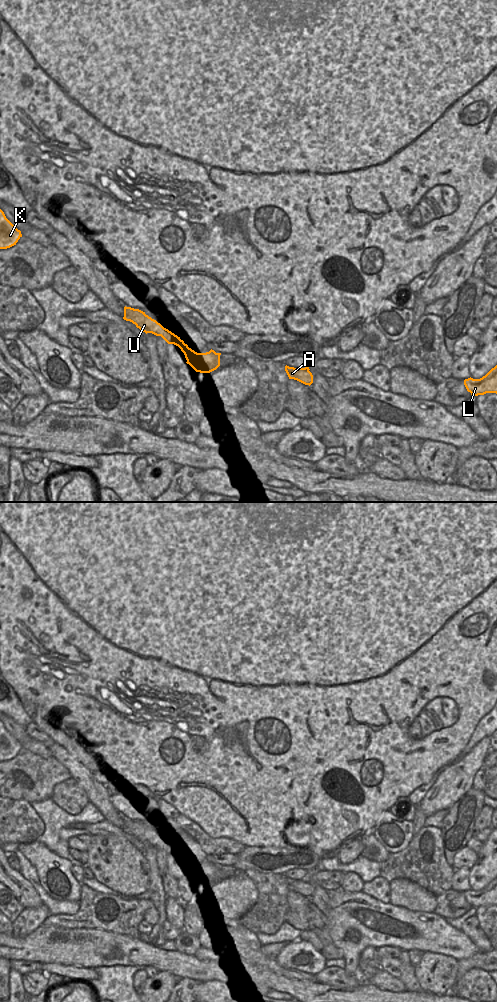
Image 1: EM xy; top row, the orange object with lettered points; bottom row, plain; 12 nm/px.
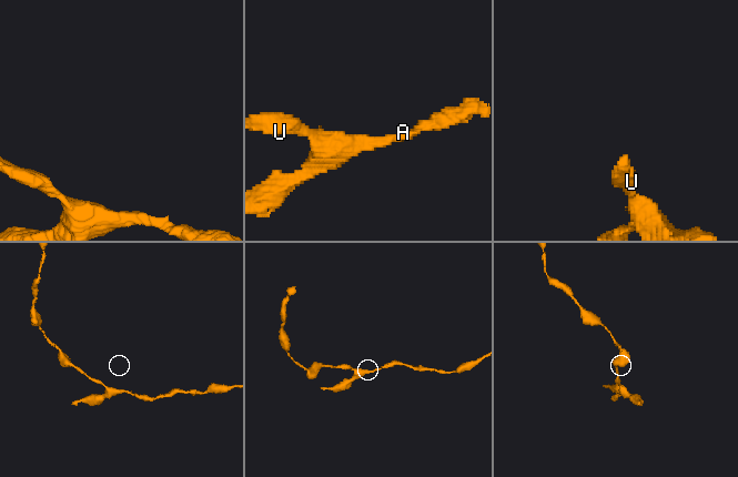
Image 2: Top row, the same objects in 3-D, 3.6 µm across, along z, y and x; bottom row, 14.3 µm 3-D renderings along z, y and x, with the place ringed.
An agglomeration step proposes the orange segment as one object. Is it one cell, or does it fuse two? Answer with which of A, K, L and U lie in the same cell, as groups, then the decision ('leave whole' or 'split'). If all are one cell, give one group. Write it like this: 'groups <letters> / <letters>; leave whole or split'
groups A K L U; leave whole

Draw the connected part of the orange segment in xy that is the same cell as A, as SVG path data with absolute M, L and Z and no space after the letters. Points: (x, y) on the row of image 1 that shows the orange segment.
M287 365L285 366L285 371L289 379L294 379L310 386L313 383L313 375L309 370L309 366L305 368L294 368Z

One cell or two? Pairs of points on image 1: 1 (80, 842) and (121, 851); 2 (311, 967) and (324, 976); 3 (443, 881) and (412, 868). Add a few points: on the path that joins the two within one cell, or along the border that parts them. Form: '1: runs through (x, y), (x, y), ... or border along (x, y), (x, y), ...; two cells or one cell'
1: border along (91, 836), (91, 842), (85, 851); two cells
2: border along (324, 967), (313, 976); two cells
3: runs through (435, 875), (428, 868), (420, 868); one cell

